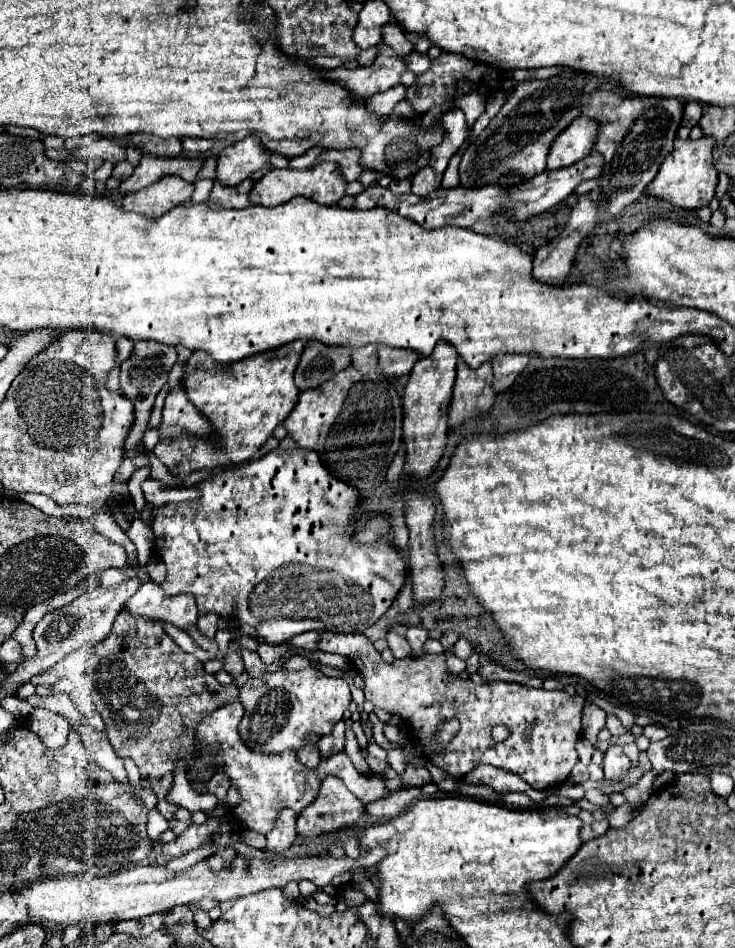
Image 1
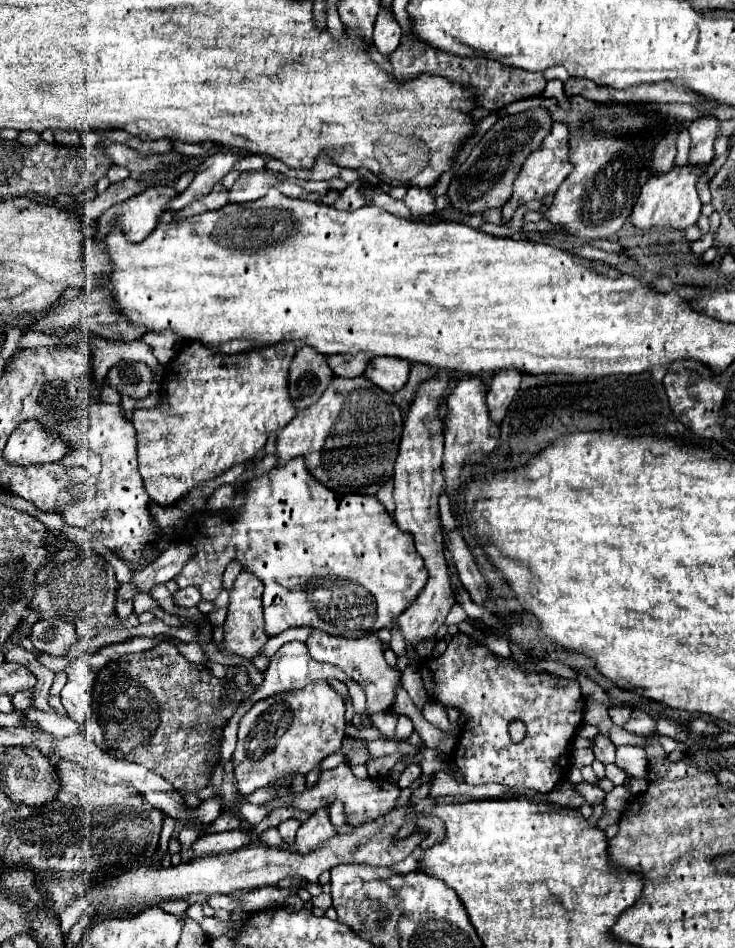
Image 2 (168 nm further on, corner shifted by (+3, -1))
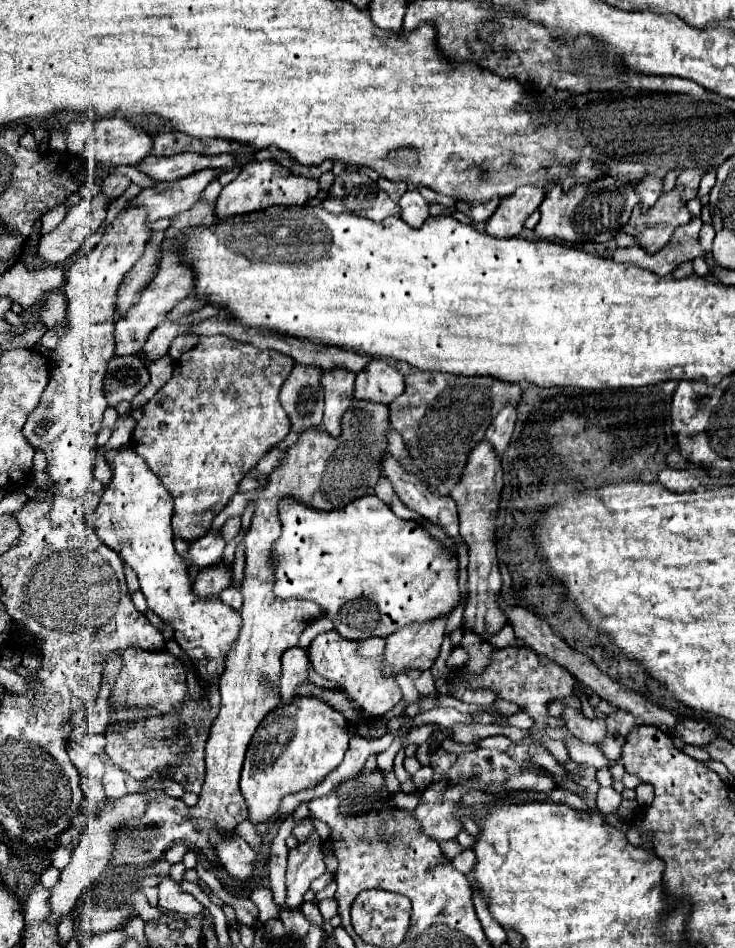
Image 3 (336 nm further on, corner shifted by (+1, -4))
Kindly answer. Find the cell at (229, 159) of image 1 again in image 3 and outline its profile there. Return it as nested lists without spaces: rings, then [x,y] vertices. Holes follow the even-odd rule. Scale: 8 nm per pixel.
[[[203,169],[177,183],[159,183],[153,189],[143,189],[135,199],[135,205],[145,205],[149,209],[149,221],[175,217],[193,207],[205,187],[215,181],[219,173],[219,169]]]

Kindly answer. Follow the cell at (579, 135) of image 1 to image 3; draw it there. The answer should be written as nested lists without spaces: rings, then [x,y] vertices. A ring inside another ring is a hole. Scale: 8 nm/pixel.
[[[517,189],[513,195],[503,197],[497,211],[493,213],[493,217],[487,221],[487,233],[493,237],[517,237],[519,231],[523,229],[523,223],[527,221],[527,217],[541,205],[545,197],[545,189]]]

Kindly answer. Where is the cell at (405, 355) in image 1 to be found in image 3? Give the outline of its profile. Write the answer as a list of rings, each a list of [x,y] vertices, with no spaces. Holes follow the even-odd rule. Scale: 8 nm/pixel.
[[[371,359],[369,365],[357,375],[355,397],[389,405],[403,393],[403,387],[403,375],[399,375],[395,367],[383,359]]]

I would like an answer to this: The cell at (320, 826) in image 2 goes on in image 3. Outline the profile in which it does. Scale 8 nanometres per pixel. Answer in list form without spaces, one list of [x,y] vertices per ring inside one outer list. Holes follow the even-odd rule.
[[[317,831],[309,835],[305,843],[299,843],[289,851],[287,859],[287,907],[297,909],[303,903],[303,893],[311,881],[323,875],[325,861],[321,851],[321,837]]]

